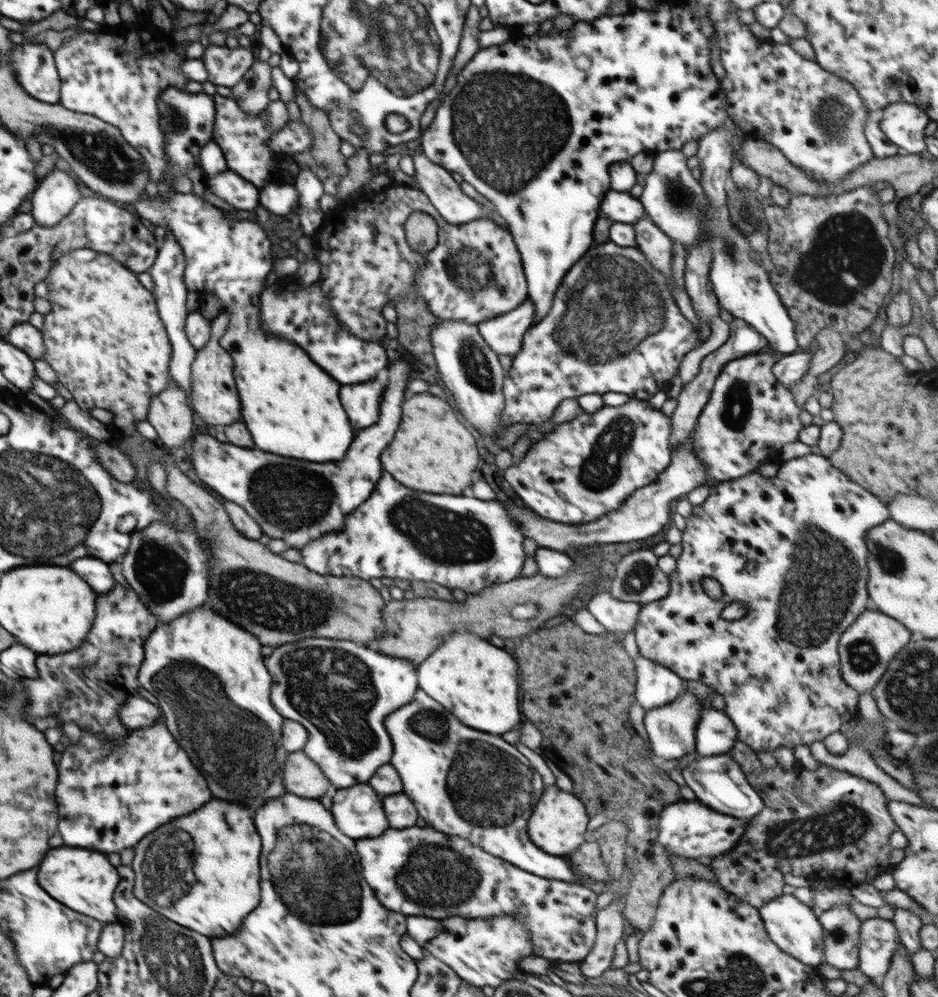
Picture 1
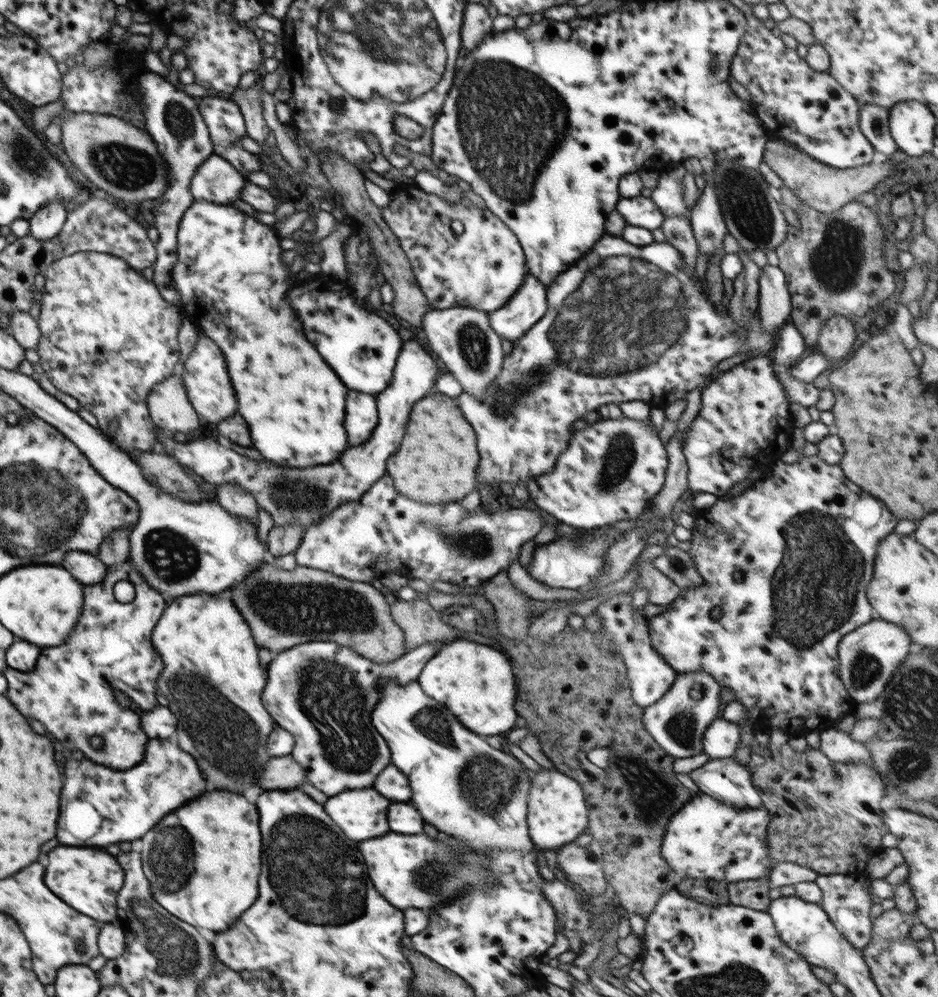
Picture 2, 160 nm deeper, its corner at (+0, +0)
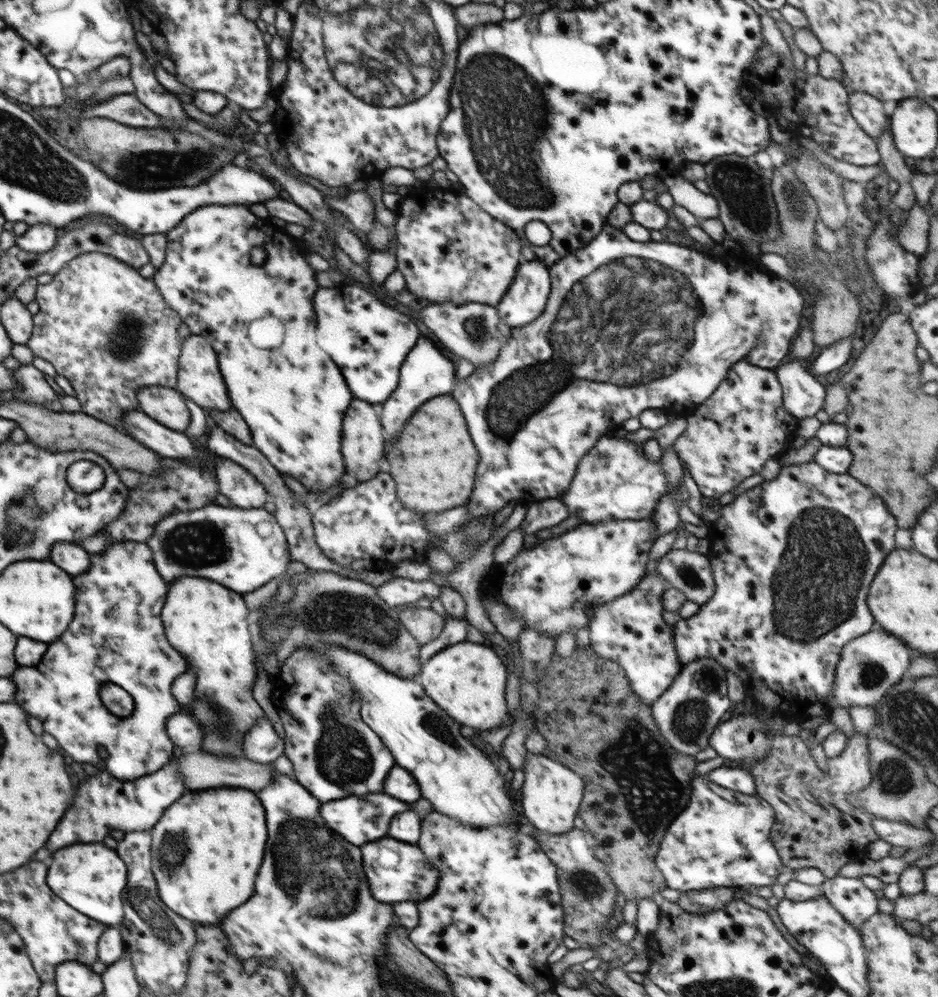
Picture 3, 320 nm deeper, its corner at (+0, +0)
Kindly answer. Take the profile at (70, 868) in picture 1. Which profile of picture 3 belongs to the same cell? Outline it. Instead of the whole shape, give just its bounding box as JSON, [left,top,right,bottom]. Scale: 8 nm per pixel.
[48,844,126,926]

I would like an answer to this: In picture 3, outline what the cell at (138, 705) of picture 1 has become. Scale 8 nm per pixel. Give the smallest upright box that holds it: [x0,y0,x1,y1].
[167,711,205,751]

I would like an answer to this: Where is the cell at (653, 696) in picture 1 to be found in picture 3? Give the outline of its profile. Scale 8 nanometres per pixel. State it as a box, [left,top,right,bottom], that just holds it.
[588,570,683,705]

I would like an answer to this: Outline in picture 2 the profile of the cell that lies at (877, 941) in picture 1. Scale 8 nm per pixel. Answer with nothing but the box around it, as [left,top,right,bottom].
[872,907,918,939]

